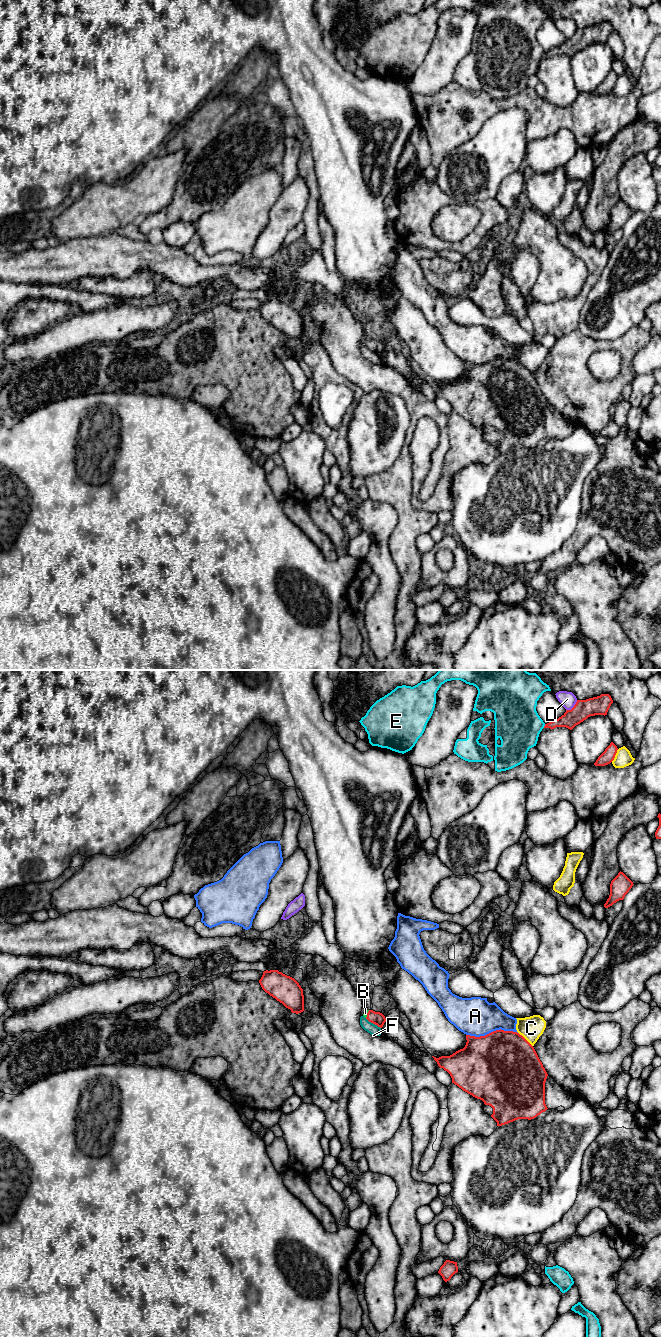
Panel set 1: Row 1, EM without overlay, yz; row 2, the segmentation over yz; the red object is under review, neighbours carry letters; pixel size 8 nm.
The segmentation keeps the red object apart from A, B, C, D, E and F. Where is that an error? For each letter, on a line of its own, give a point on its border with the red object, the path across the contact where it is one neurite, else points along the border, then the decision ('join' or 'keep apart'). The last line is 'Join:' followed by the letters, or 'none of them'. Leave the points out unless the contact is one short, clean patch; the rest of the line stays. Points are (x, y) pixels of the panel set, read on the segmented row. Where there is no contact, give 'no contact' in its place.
A: meets red in yz at (491, 1032); keep apart
B: meets red in yz at (367, 1014); runs through yz (377, 1018), (367, 1014), (365, 1013); join
C: meets red in yz at (525, 1039); keep apart
D: meets red in yz at (573, 707); keep apart
E: meets red in yz at (544, 726); keep apart
F: meets red in yz at (373, 1023); keep apart
Join: B

